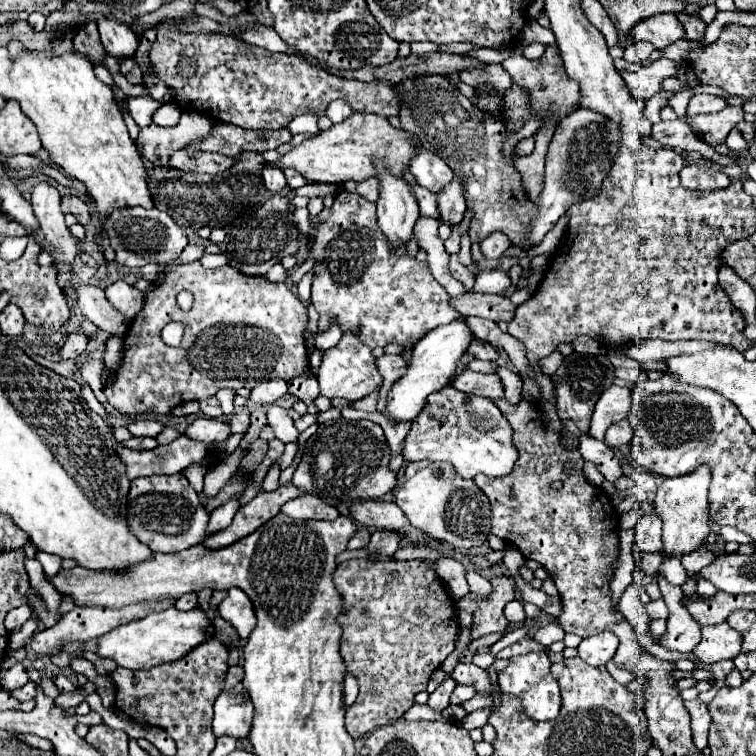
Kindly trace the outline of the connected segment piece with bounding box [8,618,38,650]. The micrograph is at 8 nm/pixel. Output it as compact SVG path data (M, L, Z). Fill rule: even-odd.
M30 618L18 632L9 635L8 649L17 650L25 646L32 638L37 627L38 620L36 618Z

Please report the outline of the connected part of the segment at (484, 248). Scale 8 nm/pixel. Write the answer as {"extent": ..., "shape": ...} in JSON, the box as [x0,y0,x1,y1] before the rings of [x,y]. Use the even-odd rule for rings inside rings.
{"extent":[481,234,511,258],"shape":[[[489,234],[483,242],[481,242],[481,252],[485,258],[499,258],[507,248],[511,246],[509,238],[505,234]]]}

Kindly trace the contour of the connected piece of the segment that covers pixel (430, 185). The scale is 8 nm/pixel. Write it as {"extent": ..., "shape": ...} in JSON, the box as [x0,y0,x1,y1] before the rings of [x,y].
{"extent":[411,148,453,194],"shape":[[[423,148],[411,160],[411,174],[415,176],[419,186],[431,190],[433,194],[439,194],[439,190],[443,190],[443,186],[453,180],[451,168],[437,154]]]}

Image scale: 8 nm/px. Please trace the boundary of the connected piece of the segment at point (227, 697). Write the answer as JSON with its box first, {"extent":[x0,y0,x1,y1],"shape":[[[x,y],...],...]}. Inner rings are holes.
{"extent":[213,684,253,740],"shape":[[[237,684],[235,688],[221,692],[215,700],[215,716],[213,716],[213,734],[233,736],[237,740],[245,740],[253,722],[253,702],[243,688]]]}

